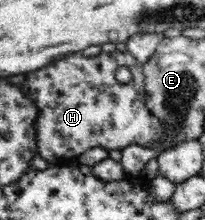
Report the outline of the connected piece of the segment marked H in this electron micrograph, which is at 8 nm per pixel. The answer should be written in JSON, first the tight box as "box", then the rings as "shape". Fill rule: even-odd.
{"box":[21,52,165,165],"shape":[[[101,52],[97,57],[63,57],[53,61],[51,65],[33,71],[26,75],[26,81],[21,86],[25,93],[32,98],[38,109],[36,121],[36,140],[38,155],[49,161],[52,165],[67,163],[77,160],[82,153],[102,147],[103,149],[120,150],[127,145],[137,144],[149,148],[151,143],[157,139],[163,139],[165,126],[157,122],[157,118],[151,116],[151,112],[145,105],[145,84],[143,75],[143,64],[140,64],[131,53],[114,52],[107,54]],[[117,67],[129,67],[132,79],[129,83],[121,84],[115,80],[115,69]]]}

